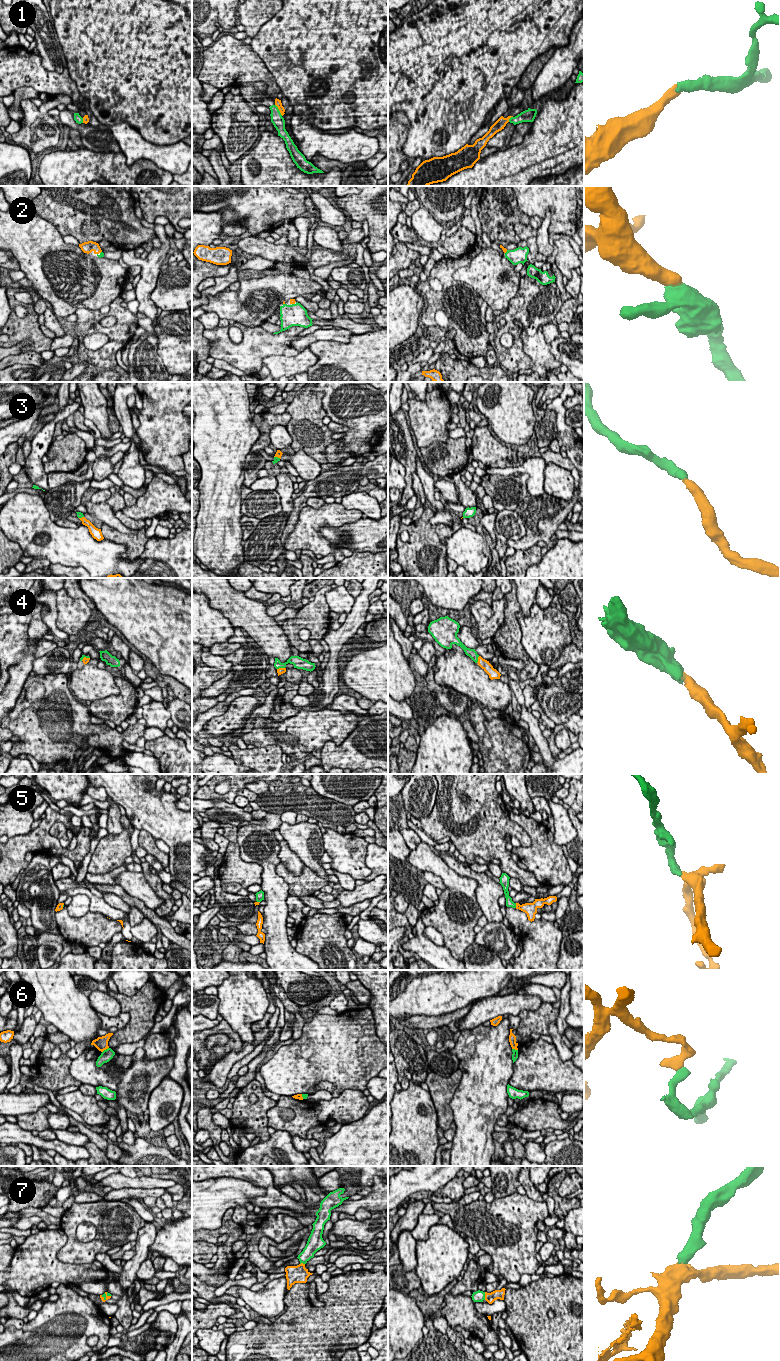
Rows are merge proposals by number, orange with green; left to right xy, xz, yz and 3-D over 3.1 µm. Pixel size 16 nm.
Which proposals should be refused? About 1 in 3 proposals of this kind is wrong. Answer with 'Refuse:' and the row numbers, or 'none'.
Refuse: 1, 6

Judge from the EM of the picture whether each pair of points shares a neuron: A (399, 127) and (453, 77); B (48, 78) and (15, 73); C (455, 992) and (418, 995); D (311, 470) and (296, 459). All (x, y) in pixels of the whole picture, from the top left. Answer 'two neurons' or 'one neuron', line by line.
A: two neurons
B: one neuron
C: one neuron
D: one neuron

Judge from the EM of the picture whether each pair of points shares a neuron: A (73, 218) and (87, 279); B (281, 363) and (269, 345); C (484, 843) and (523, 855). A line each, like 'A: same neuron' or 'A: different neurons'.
A: different neurons
B: different neurons
C: different neurons

